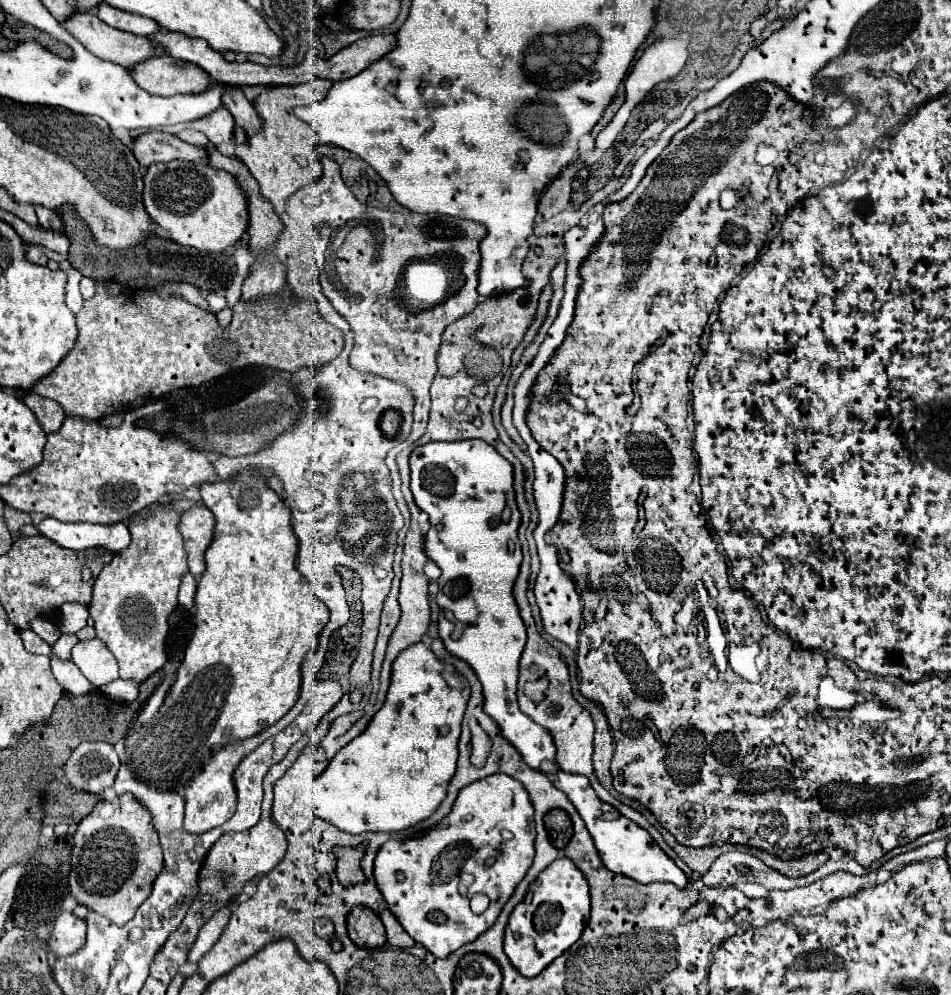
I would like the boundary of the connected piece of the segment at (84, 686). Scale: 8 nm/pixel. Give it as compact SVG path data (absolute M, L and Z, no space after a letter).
M51 657L51 667L53 667L55 679L59 681L59 685L63 687L65 693L87 695L87 693L95 691L95 687L91 687L91 683L87 683L87 679L81 675L81 671L71 661L59 661L59 659Z

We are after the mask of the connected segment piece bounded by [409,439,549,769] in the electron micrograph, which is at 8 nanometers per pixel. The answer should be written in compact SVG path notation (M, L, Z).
M481 439L471 441L451 441L451 443L427 443L419 445L411 453L411 491L415 503L421 511L429 515L431 529L425 535L425 553L441 569L437 605L441 607L439 615L439 637L443 639L447 651L475 671L483 685L483 711L497 723L501 735L517 747L523 761L539 769L539 763L545 759L545 739L549 733L533 723L527 715L519 711L517 705L517 669L519 657L525 647L525 625L521 621L519 609L513 599L513 583L521 567L521 545L517 539L519 527L519 509L515 505L513 493L513 467L503 459L489 443Z

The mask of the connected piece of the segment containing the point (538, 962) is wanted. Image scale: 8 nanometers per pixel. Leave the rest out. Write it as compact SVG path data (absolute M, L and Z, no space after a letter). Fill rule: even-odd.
M567 857L555 859L531 883L525 899L513 909L505 929L505 955L523 977L539 975L553 959L567 951L589 921L589 885L585 875Z

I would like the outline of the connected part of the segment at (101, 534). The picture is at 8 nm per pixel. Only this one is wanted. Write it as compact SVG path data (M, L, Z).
M45 517L33 523L33 527L39 531L39 535L51 539L61 547L75 549L75 551L83 551L89 547L105 547L109 551L121 551L131 543L131 533L125 527L125 523L113 523L113 525L63 523Z

